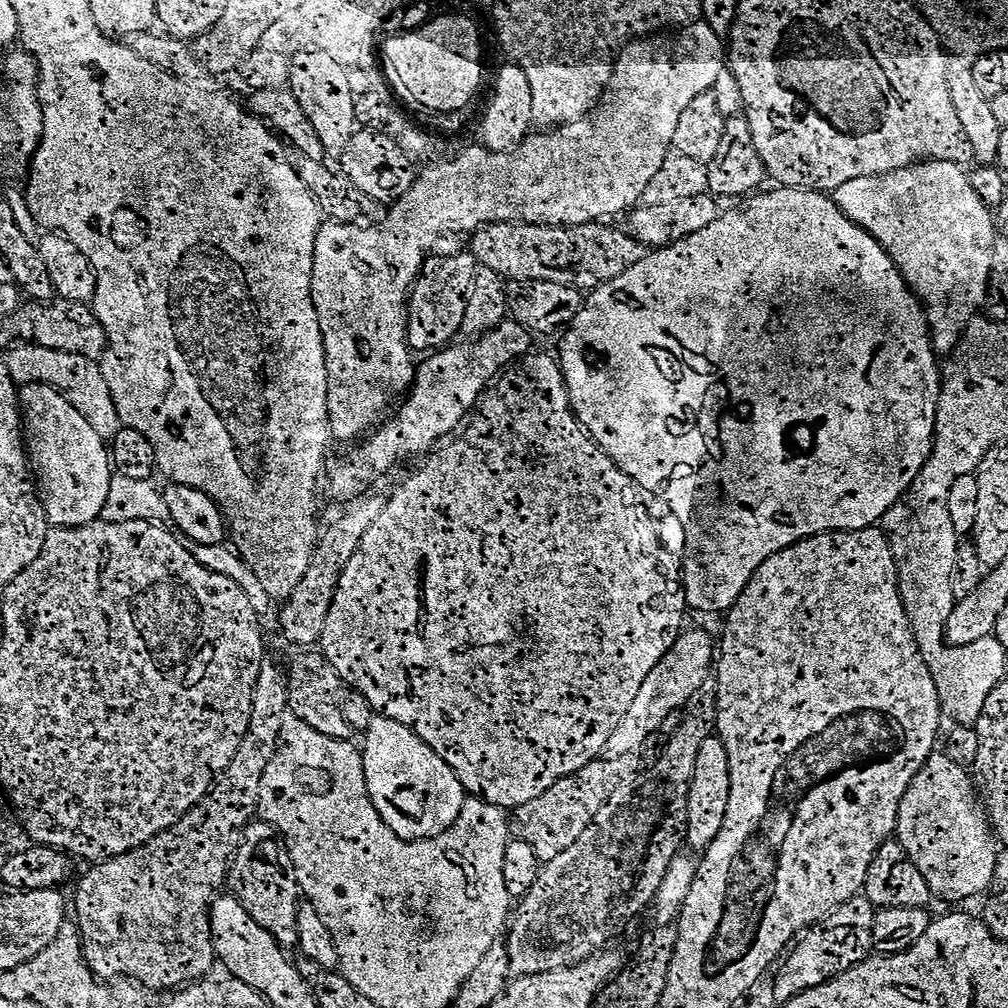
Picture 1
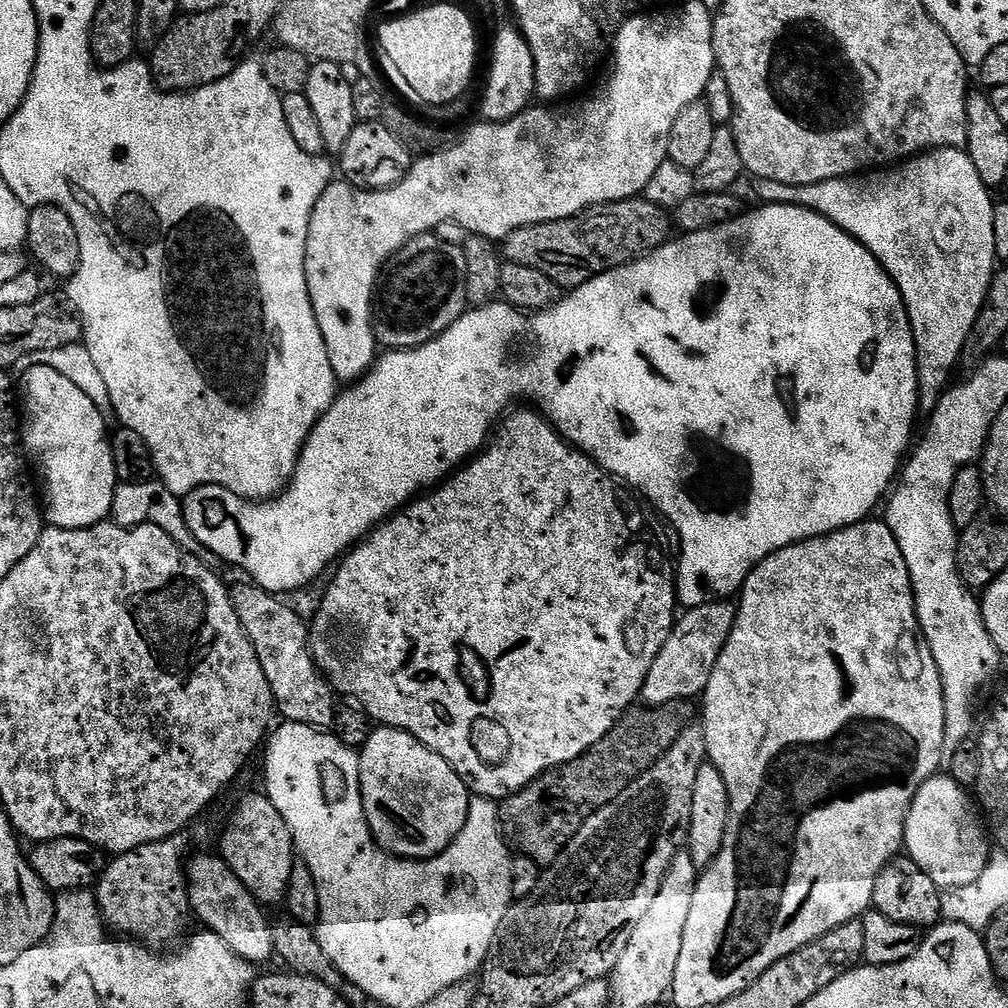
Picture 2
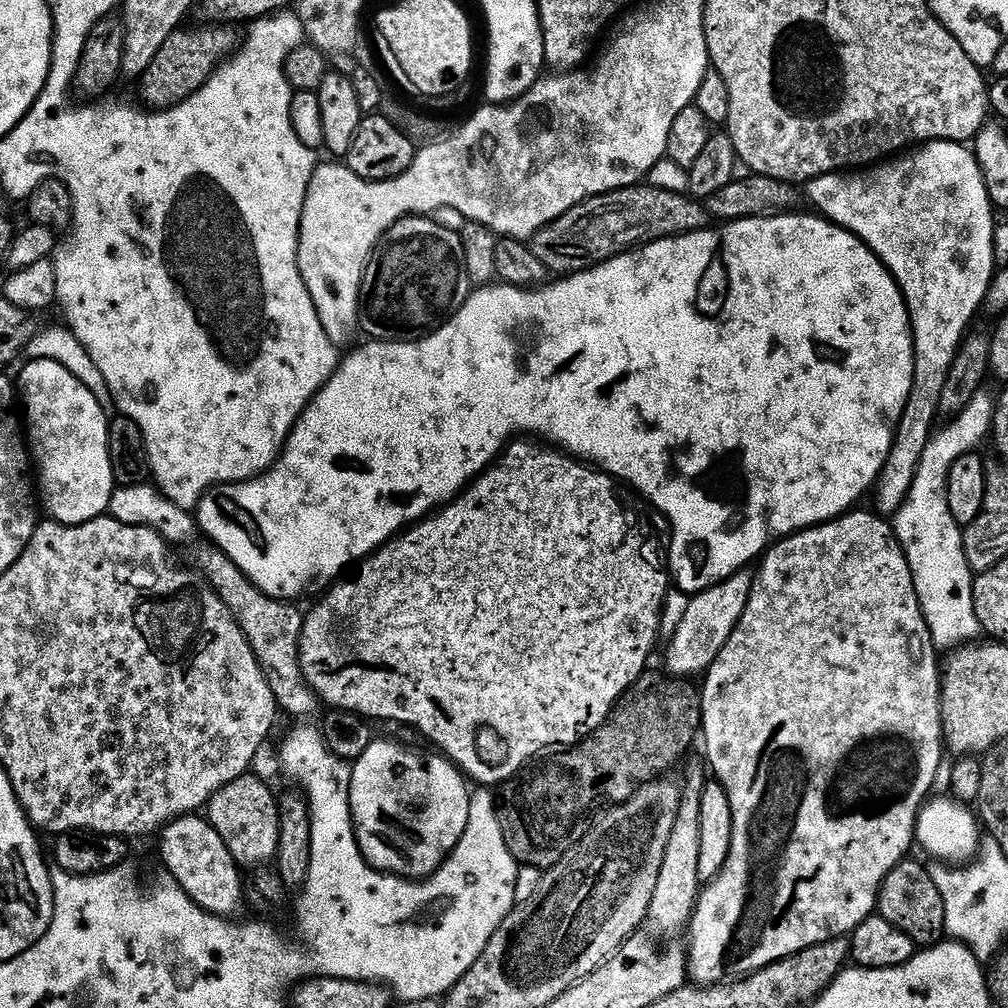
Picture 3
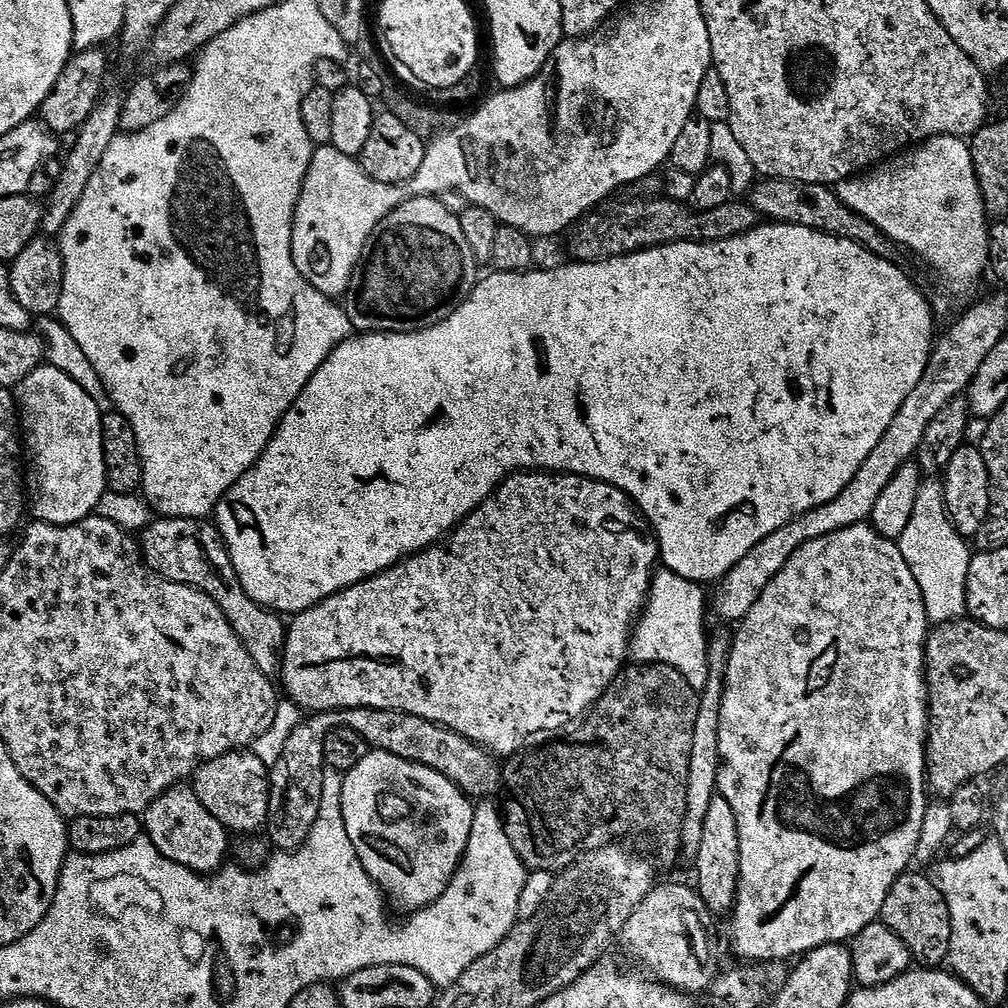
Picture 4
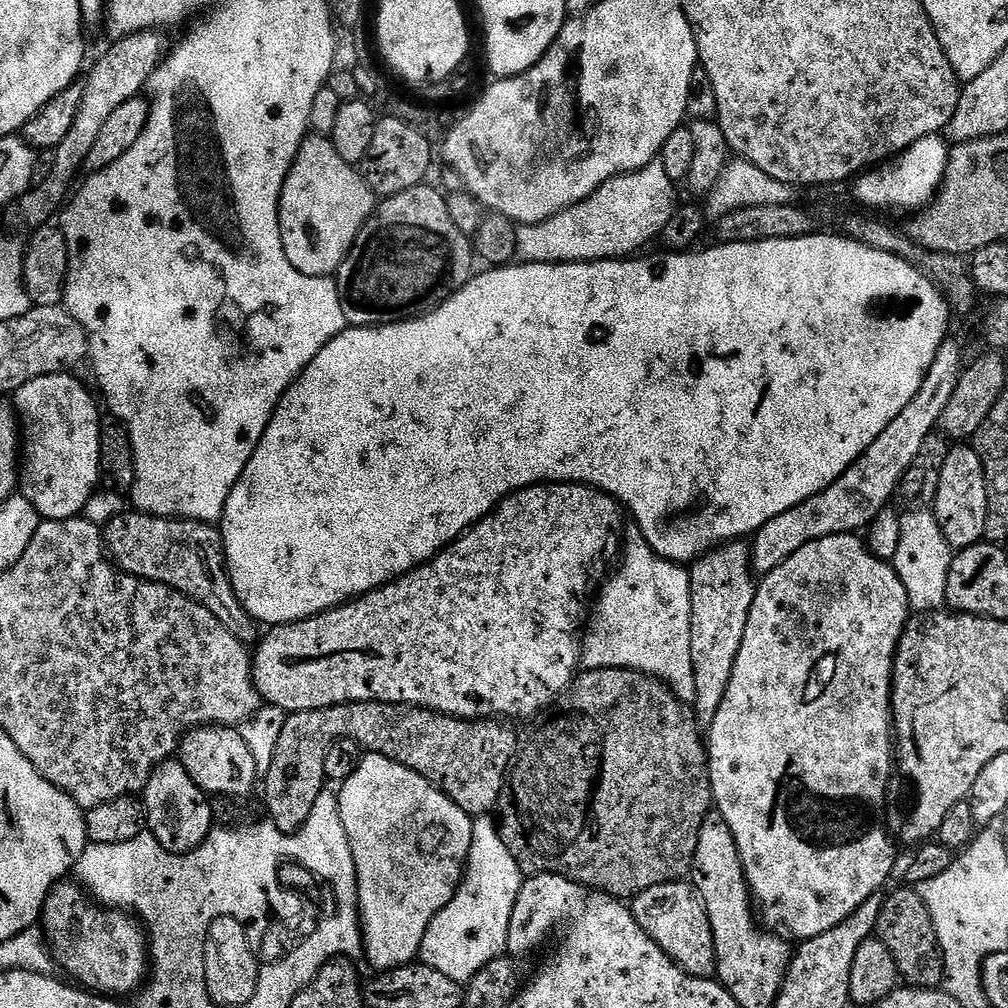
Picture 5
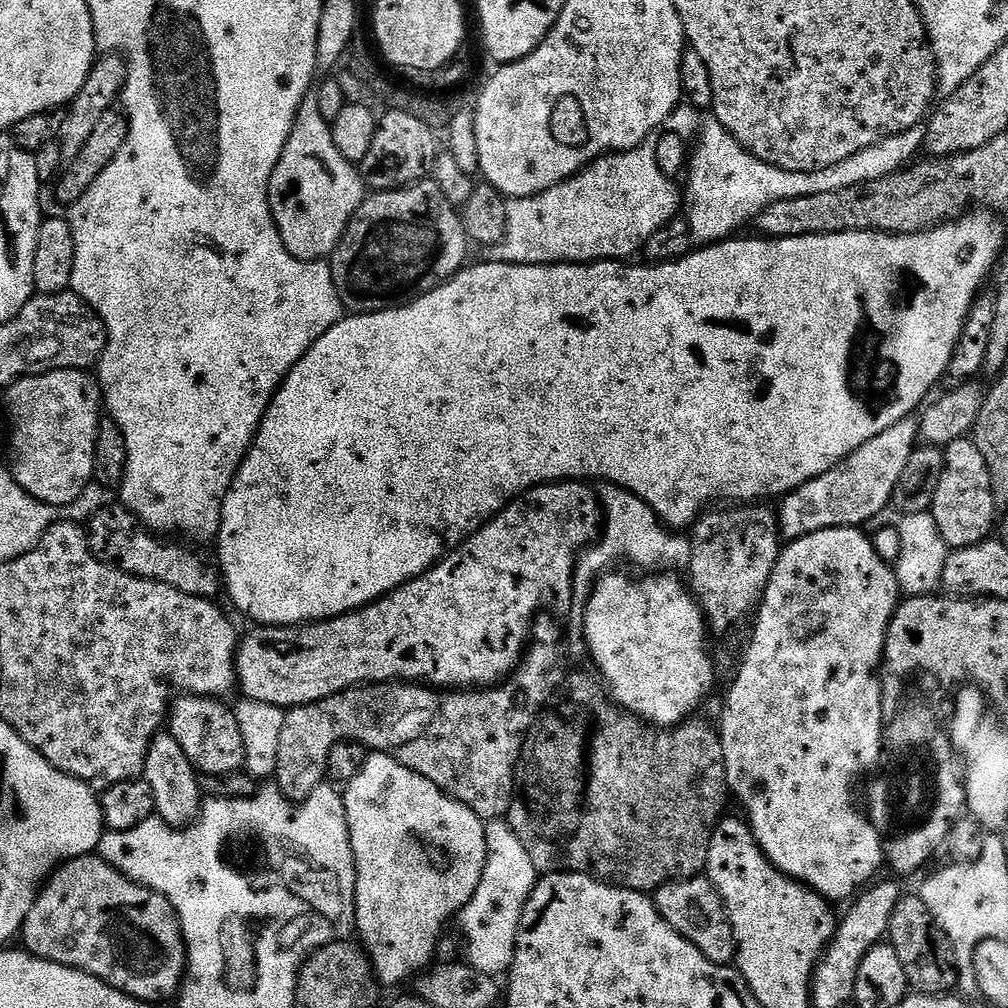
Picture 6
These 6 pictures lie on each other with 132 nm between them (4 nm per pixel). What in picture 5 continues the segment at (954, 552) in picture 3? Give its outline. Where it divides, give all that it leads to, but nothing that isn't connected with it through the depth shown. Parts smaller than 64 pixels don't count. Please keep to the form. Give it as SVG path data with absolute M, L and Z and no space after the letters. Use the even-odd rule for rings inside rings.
M905 511L900 518L900 529L902 538L898 538L898 554L894 554L890 563L895 568L902 586L906 586L908 607L916 614L939 612L946 604L946 582L954 550L946 542L938 526L935 511Z

